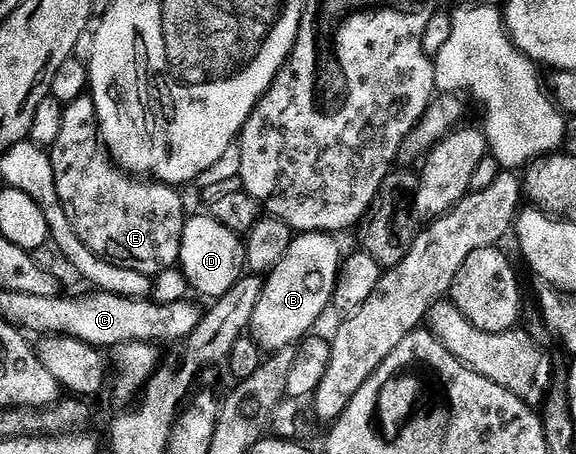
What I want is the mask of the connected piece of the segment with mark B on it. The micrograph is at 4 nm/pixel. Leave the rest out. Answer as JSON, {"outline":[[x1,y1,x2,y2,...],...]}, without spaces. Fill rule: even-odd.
{"outline":[[300,233,293,236,286,255,275,269,267,274,263,282,261,297,254,307,250,324,250,337,257,346,264,349,282,349,290,341,297,342,312,328,311,325,324,313,324,308,332,305,332,293,336,290,336,276,342,264,342,247,330,233]]}

